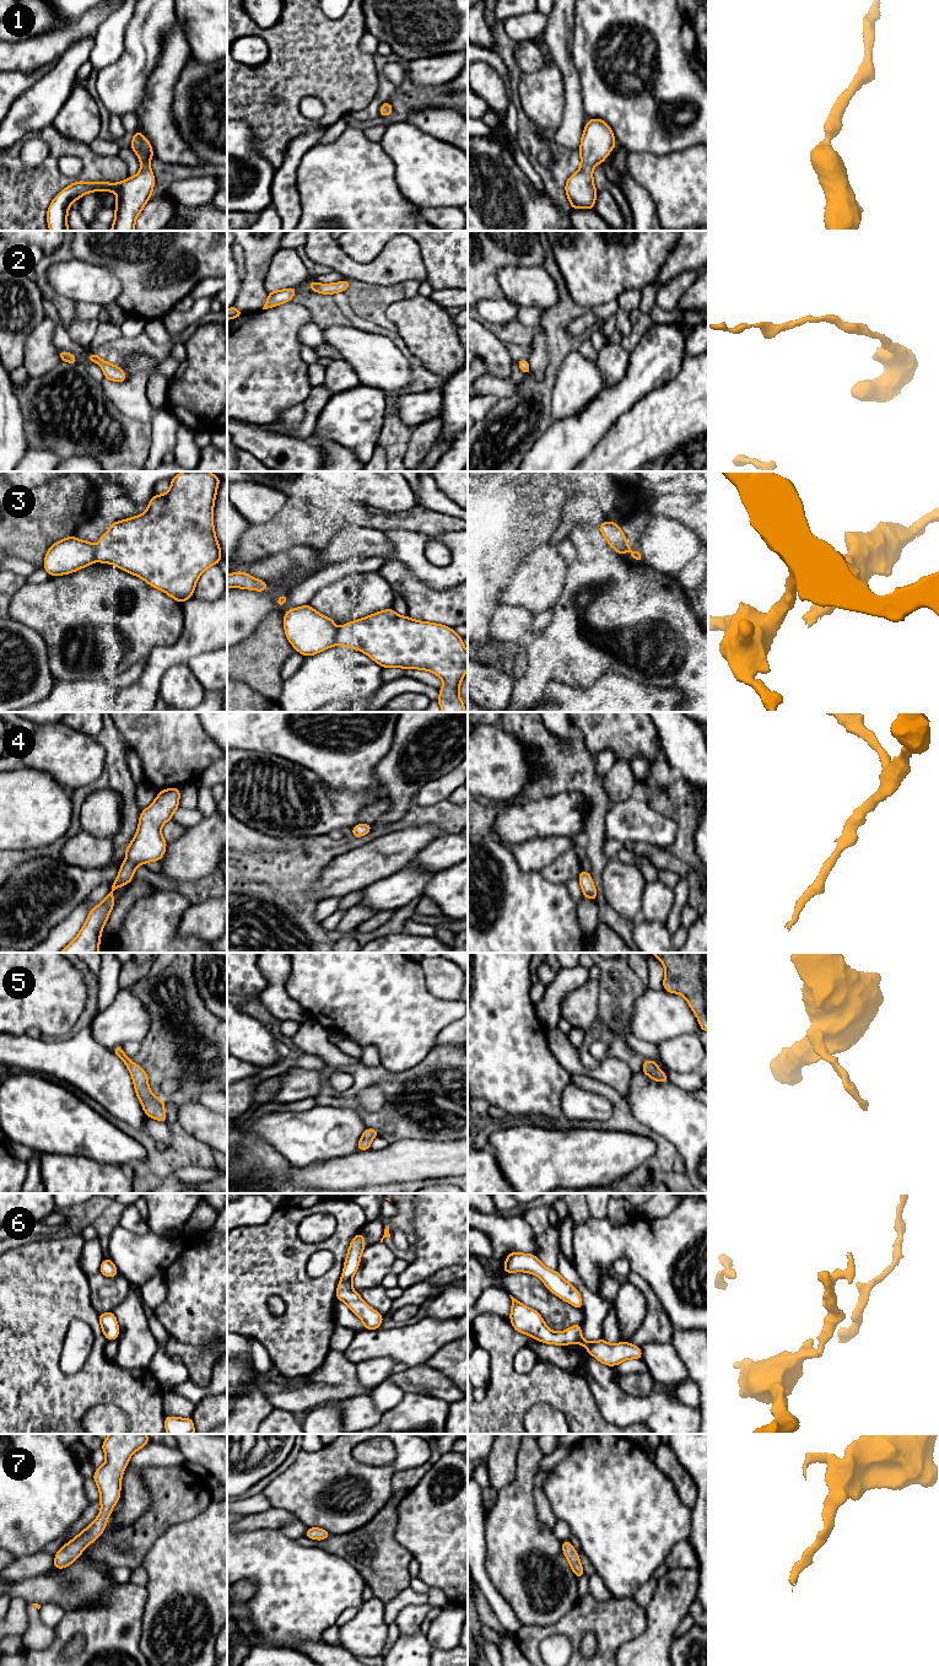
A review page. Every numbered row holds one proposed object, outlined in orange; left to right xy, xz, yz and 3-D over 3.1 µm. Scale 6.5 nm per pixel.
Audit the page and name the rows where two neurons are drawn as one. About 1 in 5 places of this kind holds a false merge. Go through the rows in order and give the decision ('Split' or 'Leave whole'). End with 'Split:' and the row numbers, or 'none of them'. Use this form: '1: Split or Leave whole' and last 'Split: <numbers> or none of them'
1: Leave whole
2: Leave whole
3: Split
4: Leave whole
5: Leave whole
6: Leave whole
7: Leave whole
Split: 3

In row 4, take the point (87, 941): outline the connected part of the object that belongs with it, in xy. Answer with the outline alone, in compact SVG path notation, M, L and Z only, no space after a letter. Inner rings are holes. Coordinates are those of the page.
M180 788L163 789L152 804L141 812L136 834L125 848L126 857L120 866L118 878L110 885L110 891L91 910L76 938L60 953L99 953L101 933L114 907L112 893L130 883L139 866L163 857L167 842L161 829L164 823L172 820L174 810L179 808L179 796Z

